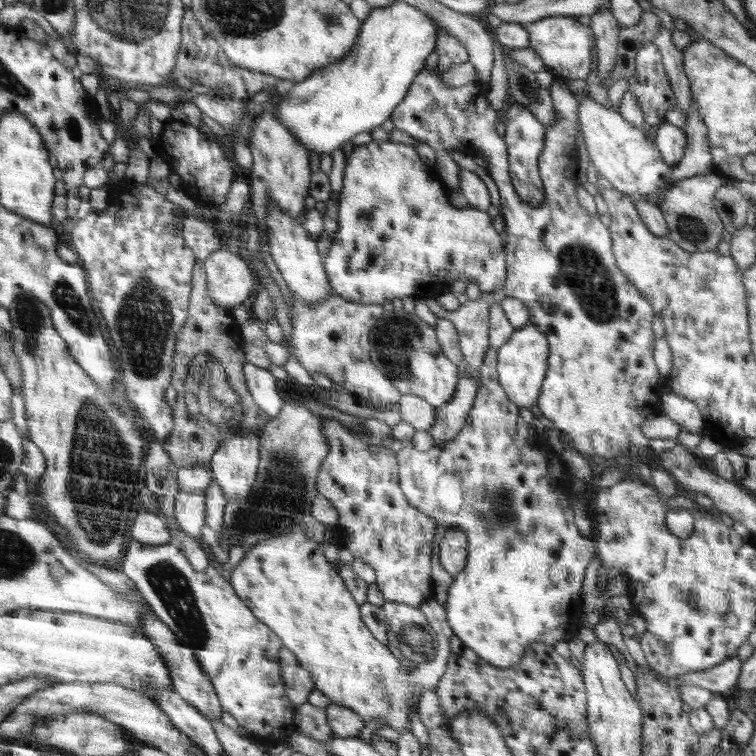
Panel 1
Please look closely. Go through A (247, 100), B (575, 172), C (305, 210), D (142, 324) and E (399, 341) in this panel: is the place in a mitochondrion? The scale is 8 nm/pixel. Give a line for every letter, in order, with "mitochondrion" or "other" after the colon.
A: other
B: other
C: other
D: mitochondrion
E: mitochondrion

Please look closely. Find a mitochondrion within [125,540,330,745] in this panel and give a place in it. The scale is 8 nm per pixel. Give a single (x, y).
(170, 583)

